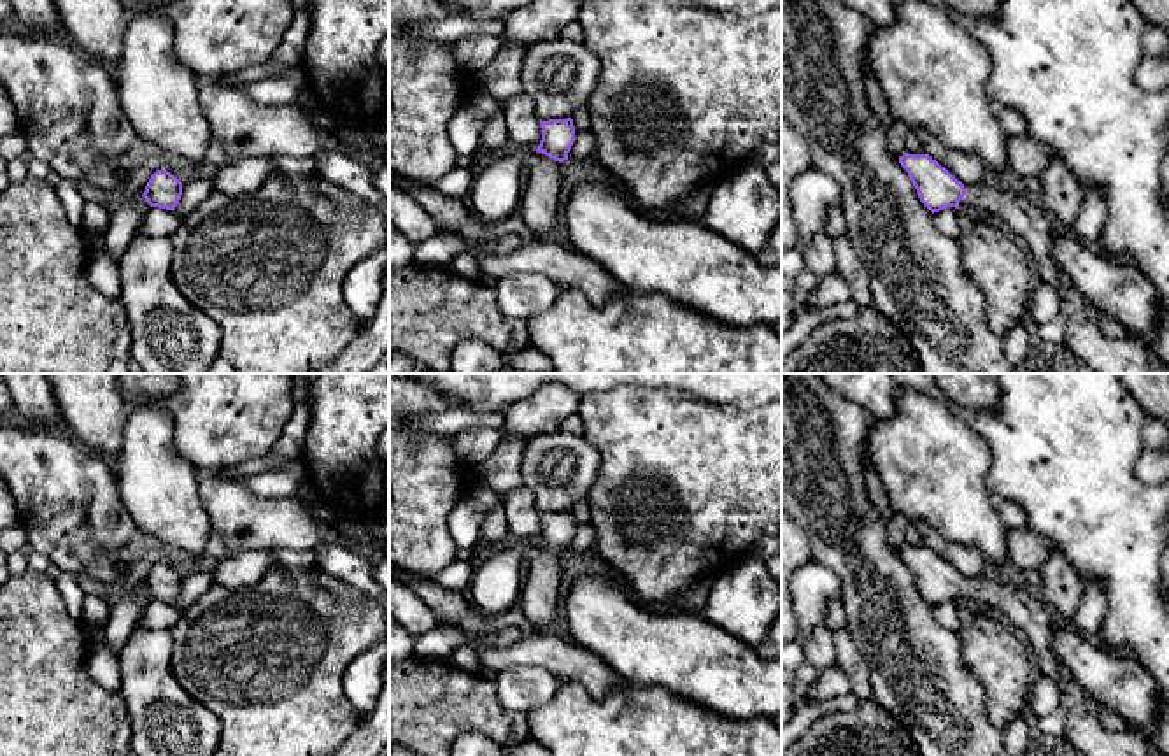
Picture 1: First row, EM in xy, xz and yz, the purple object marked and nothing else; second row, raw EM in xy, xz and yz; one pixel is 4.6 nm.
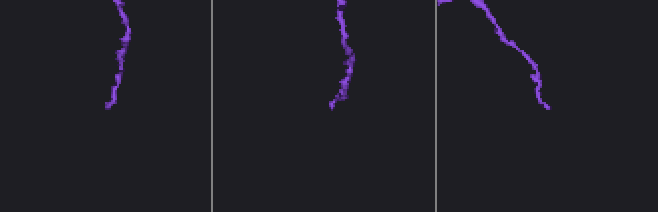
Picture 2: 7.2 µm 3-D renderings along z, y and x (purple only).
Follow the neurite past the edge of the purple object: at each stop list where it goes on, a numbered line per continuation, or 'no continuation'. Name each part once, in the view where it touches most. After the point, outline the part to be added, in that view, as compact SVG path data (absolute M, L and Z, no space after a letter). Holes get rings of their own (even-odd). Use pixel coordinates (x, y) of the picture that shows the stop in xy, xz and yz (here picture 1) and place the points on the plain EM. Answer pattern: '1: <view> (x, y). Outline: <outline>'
1: xz (538, 600). Outline: M536 546L529 554L529 568L522 579L517 609L531 626L531 633L547 633L563 626L563 598L559 582L563 561L559 554Z

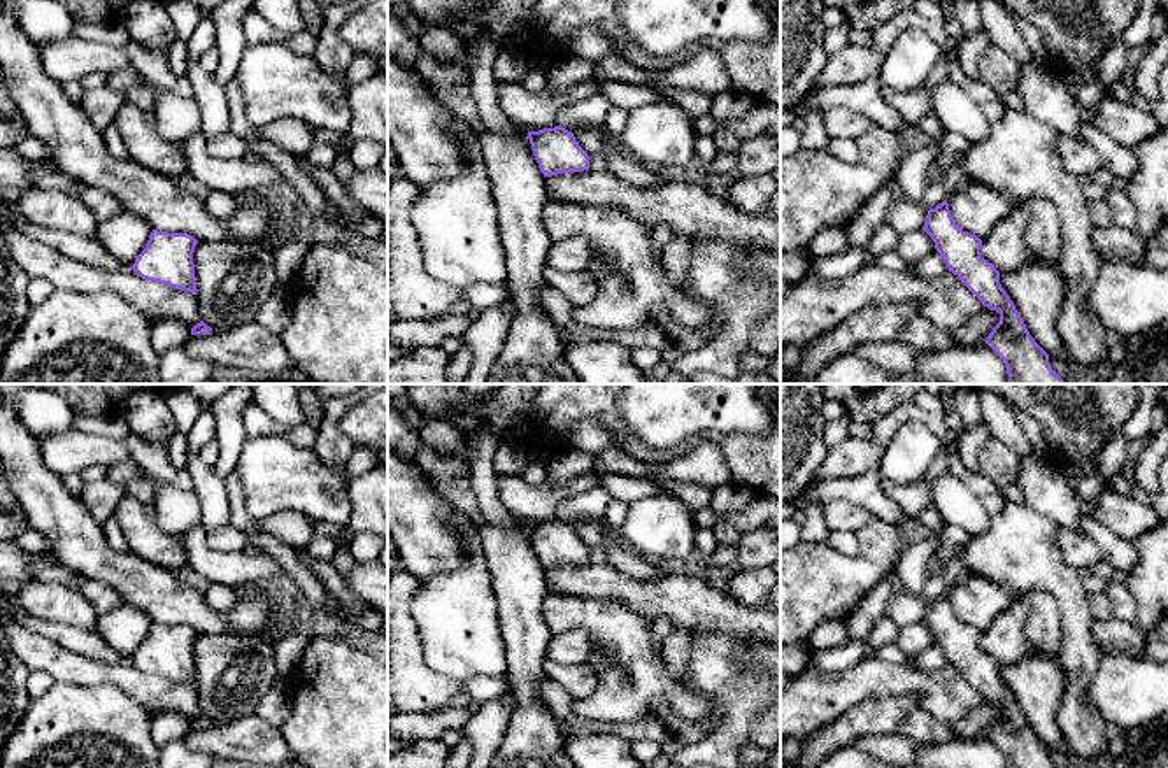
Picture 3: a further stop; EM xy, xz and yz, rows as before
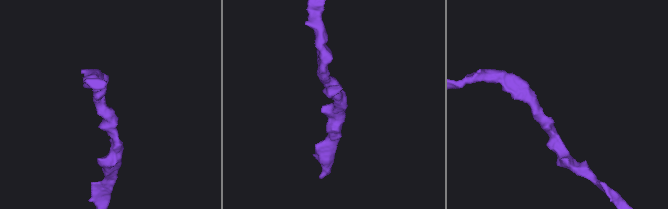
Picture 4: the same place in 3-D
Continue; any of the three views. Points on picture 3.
no continuation

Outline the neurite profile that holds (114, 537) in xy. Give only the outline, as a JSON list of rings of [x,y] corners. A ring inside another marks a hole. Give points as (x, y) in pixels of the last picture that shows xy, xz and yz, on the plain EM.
[[[110,517],[102,524],[103,535],[110,549],[118,554],[128,554],[128,542],[119,528],[119,523]]]

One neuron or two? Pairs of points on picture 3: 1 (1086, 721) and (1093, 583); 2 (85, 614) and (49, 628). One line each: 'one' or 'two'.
1: two
2: two

